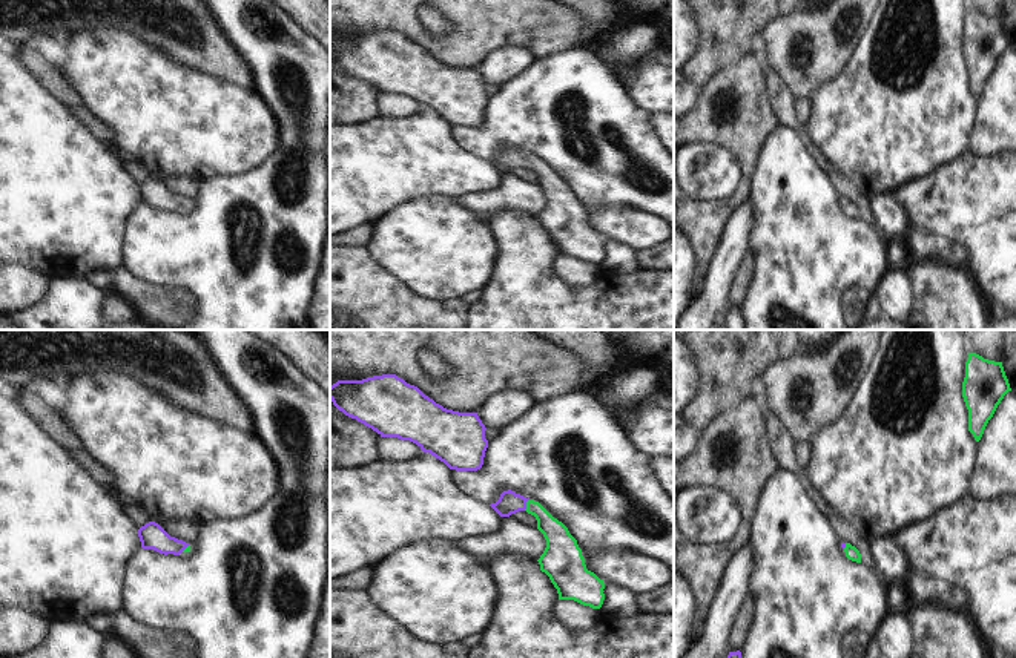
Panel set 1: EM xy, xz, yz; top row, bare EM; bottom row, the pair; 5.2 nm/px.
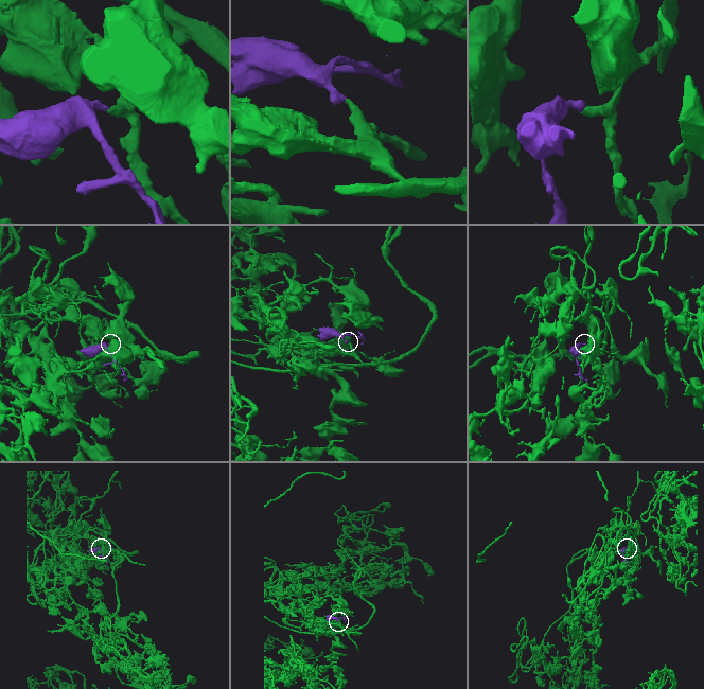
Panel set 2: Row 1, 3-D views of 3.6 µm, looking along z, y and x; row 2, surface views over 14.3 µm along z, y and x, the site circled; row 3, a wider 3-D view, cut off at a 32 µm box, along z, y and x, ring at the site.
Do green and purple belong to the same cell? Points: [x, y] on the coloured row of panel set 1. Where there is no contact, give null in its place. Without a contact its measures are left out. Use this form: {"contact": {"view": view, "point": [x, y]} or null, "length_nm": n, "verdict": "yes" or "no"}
{"contact": {"view": "xz", "point": [527, 505]}, "length_nm": 70, "verdict": "yes"}

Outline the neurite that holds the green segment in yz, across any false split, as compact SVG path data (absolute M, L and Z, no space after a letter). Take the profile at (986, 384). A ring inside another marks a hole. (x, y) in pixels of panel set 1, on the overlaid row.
M968 353L962 397L968 410L968 431L979 442L1004 396L1011 391L1002 362Z

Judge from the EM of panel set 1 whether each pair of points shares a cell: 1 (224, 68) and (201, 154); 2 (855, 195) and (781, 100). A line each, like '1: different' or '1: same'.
1: different
2: same

